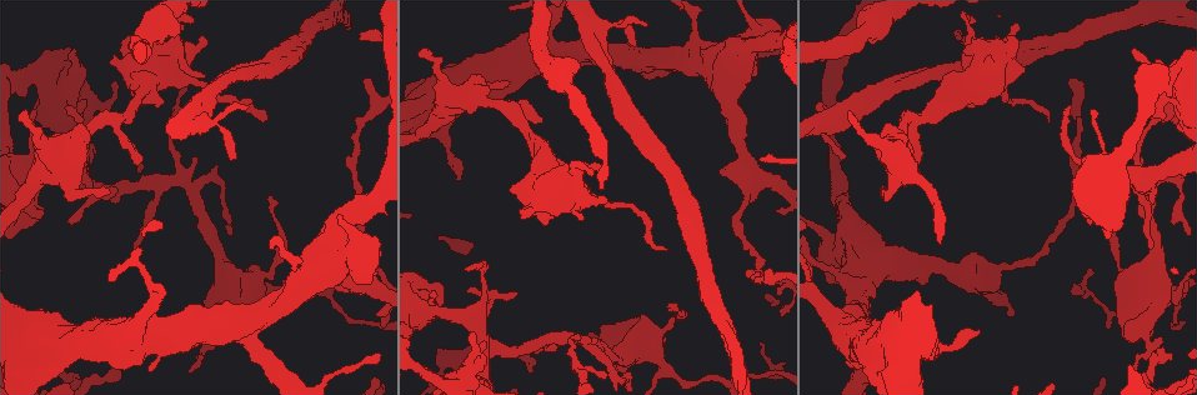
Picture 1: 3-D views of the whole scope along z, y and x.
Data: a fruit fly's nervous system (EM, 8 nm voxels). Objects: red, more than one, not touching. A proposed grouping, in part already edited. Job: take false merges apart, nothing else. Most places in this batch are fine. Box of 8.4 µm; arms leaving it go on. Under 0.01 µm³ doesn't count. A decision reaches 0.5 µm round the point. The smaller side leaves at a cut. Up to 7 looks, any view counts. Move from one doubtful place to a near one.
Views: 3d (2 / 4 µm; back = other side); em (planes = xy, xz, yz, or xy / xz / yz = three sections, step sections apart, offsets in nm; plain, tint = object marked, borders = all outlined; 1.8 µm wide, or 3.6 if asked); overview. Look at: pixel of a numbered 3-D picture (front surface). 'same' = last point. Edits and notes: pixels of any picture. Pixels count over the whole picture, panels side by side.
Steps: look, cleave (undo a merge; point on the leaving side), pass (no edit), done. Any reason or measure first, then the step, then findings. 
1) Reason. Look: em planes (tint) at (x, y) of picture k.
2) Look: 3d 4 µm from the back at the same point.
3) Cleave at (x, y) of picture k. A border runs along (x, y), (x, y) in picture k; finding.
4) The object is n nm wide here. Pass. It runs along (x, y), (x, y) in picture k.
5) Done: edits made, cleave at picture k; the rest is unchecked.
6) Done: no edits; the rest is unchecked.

Sudden change in width. Look: em 3.6 µm planes (plain) at (177, 59) of picture 1.

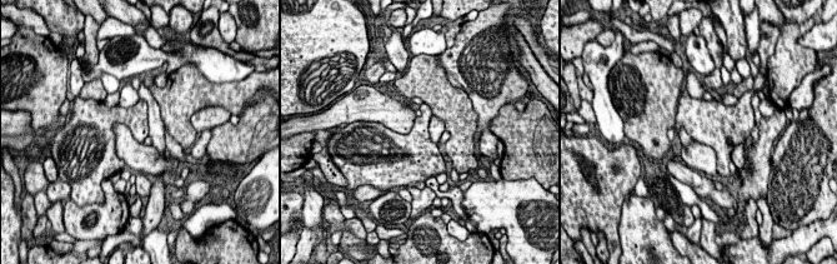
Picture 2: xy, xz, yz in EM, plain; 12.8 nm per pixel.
Where the object lies. Look: em 3.6 µm planes (tint) at the same point.

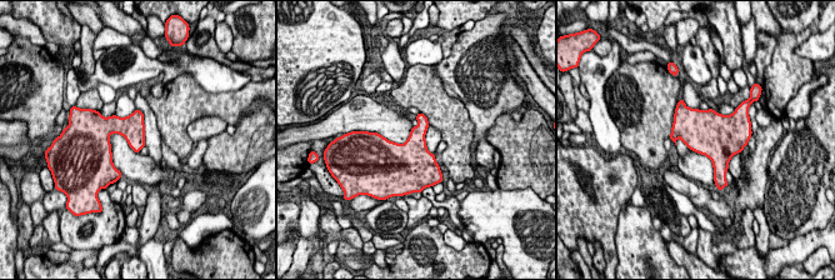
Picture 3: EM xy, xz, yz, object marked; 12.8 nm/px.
Pass. All the same neuron.

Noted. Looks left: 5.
Three-way junction. Look: em xz step 4 (tint) at (201, 125) of picture 1.

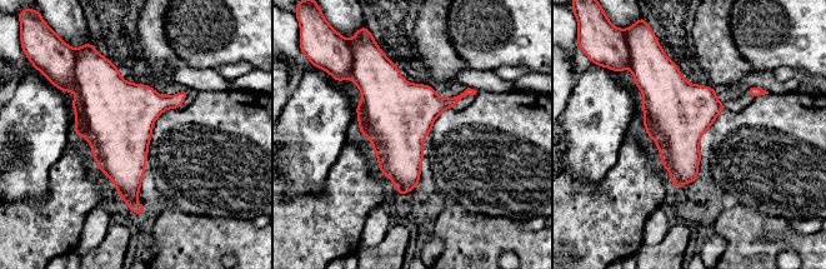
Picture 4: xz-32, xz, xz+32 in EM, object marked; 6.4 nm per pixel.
Look: em planes (tint) at the same point.

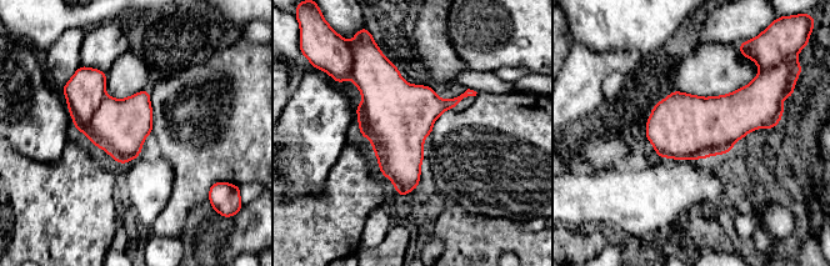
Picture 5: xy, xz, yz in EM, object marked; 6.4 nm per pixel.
Cleave at (85, 90) of picture 5. A border runs along (105, 95), (84, 131) in picture 5; two neurons meet here.

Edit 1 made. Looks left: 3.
Sudden change in width. Look: 3d 4 µm from the back at (836, 250) of picture 1.

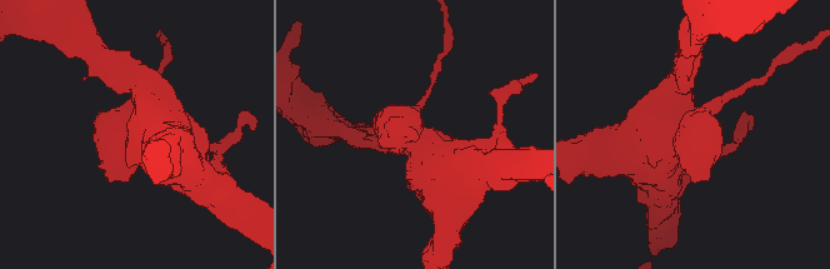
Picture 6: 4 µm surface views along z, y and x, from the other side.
Need the tissue. Look: em 3.6 µm planes (borders) at (126, 135) of picture 6.

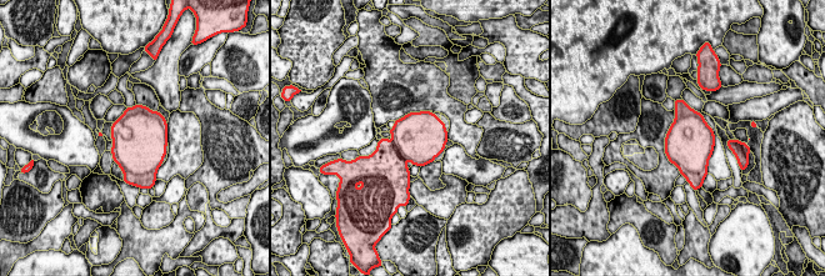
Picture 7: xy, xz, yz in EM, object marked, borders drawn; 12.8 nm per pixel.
The object is 650 nm wide here. Pass. One neuron here.

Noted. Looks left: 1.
Done: edits made, cleave at picture 5; the rest is unchecked.

